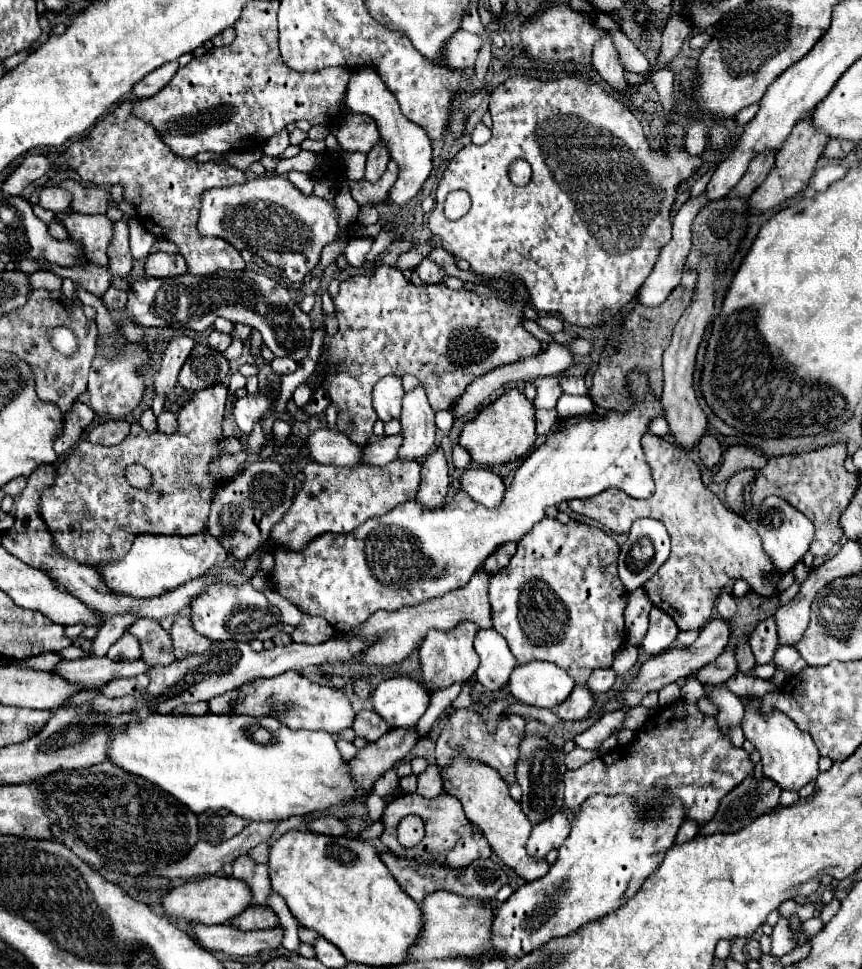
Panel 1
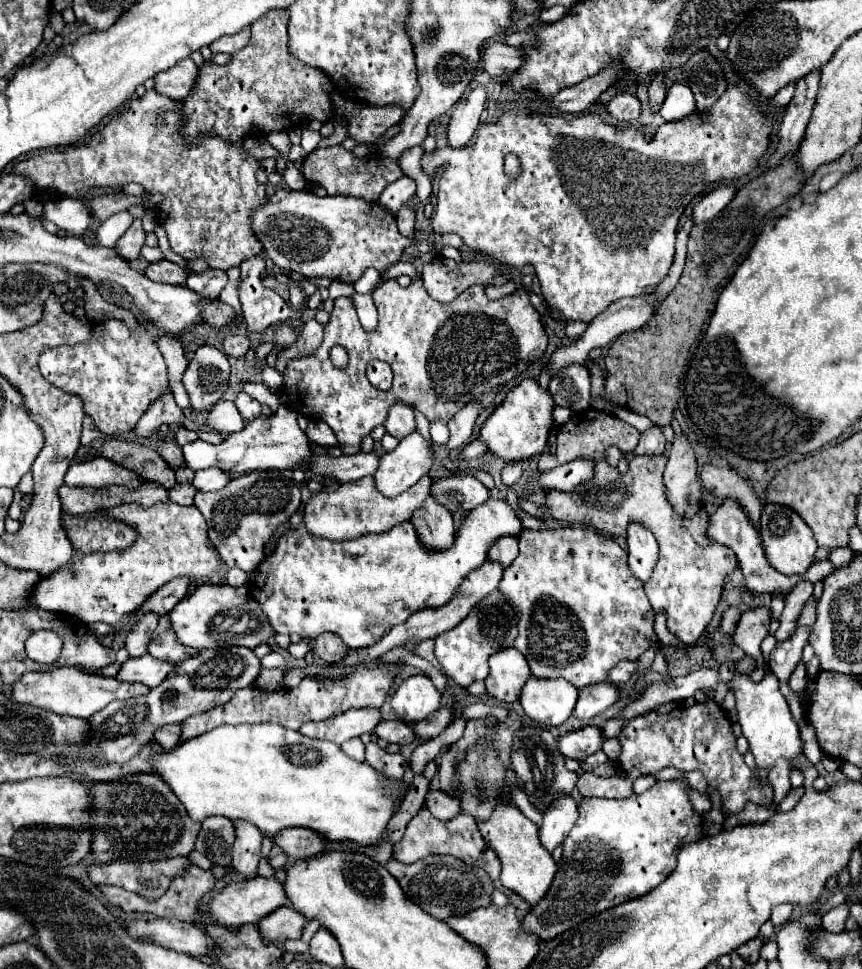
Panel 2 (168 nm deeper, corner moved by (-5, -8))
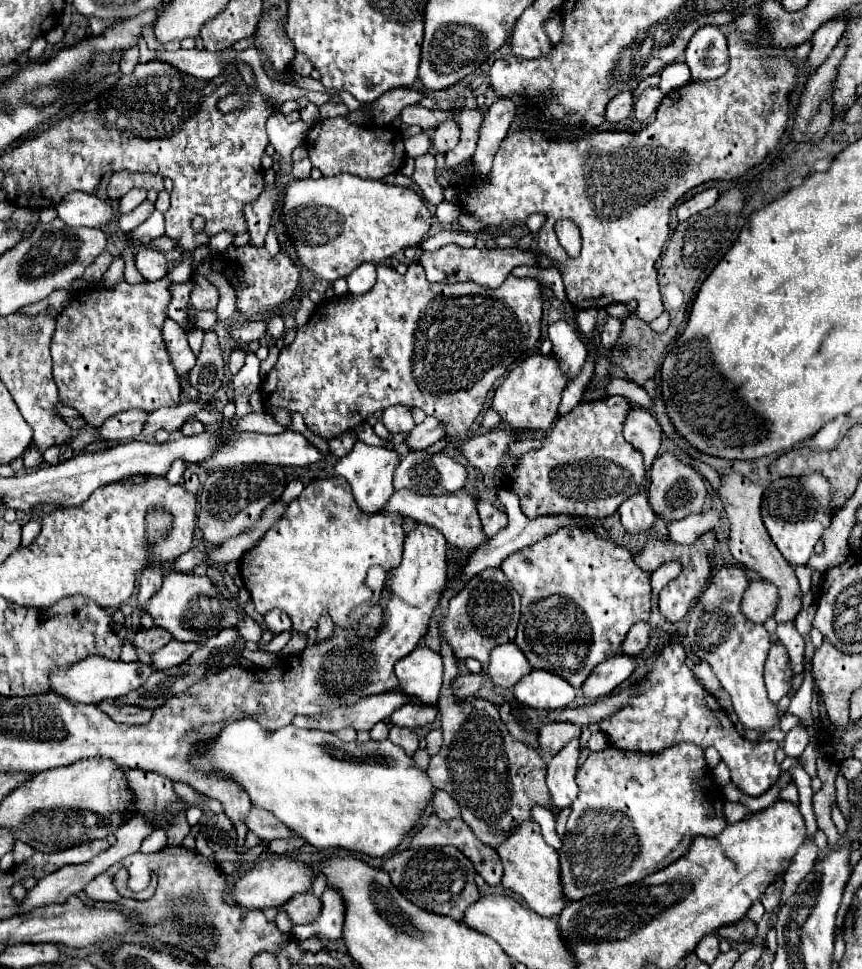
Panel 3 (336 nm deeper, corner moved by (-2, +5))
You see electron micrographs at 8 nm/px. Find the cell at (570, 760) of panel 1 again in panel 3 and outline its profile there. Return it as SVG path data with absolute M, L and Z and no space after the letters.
M597 731L597 733L591 733L587 745L589 745L591 751L601 751L601 749L609 747L609 741L607 741L607 737L601 731Z

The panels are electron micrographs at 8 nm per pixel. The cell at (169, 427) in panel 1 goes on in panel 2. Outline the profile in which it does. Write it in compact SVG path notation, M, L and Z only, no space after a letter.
M176 426L176 428L172 430L172 438L174 438L180 446L184 446L184 444L196 440L198 436L196 436L196 432L192 432L192 430L188 430L188 428L178 428L178 426Z

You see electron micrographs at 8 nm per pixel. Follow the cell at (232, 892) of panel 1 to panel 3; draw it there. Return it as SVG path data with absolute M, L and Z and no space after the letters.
M275 857L275 859L263 859L257 861L253 869L249 869L233 889L235 901L245 909L269 909L269 907L281 907L285 905L293 895L309 891L313 885L313 869L311 865L291 859L291 857Z

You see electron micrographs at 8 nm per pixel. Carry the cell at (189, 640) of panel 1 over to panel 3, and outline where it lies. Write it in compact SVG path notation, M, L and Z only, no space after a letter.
M157 627L137 629L137 633L133 637L133 645L147 651L147 653L153 653L153 651L161 649L171 639L173 637L169 637L169 633L165 633L165 629L157 629Z

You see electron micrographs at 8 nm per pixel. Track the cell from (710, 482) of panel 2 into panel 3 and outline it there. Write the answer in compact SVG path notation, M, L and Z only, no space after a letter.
M729 473L721 479L721 503L725 507L727 519L729 519L729 549L731 555L735 557L737 563L741 563L743 567L755 571L755 575L759 575L761 579L767 579L771 583L777 585L781 601L779 607L775 611L775 621L777 623L787 623L793 621L797 617L797 613L801 611L801 589L799 589L799 581L793 573L793 567L781 557L781 553L777 551L777 547L773 545L763 521L761 521L761 513L759 513L759 505L761 505L761 495L763 489L761 485L749 481L747 477L739 475L739 473Z

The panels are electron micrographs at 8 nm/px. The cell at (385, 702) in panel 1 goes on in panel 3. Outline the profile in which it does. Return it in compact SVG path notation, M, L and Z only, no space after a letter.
M417 647L397 661L395 675L401 683L401 691L427 705L437 703L443 679L443 661L439 653L429 647Z

